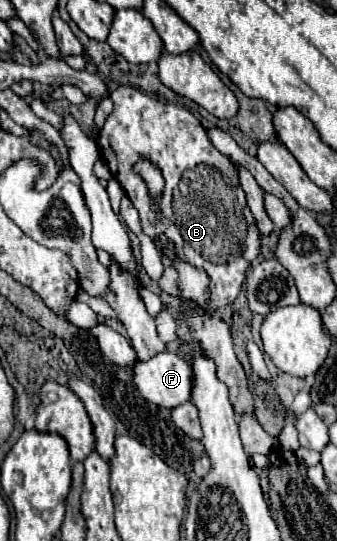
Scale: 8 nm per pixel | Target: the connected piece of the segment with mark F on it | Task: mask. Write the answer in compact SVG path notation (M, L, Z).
M162 352L156 354L152 360L148 362L136 362L132 366L132 378L134 378L134 386L138 388L138 392L152 404L160 406L160 408L176 408L184 402L190 400L192 394L192 366L186 362L186 358L182 358L180 354L172 354L172 352Z

